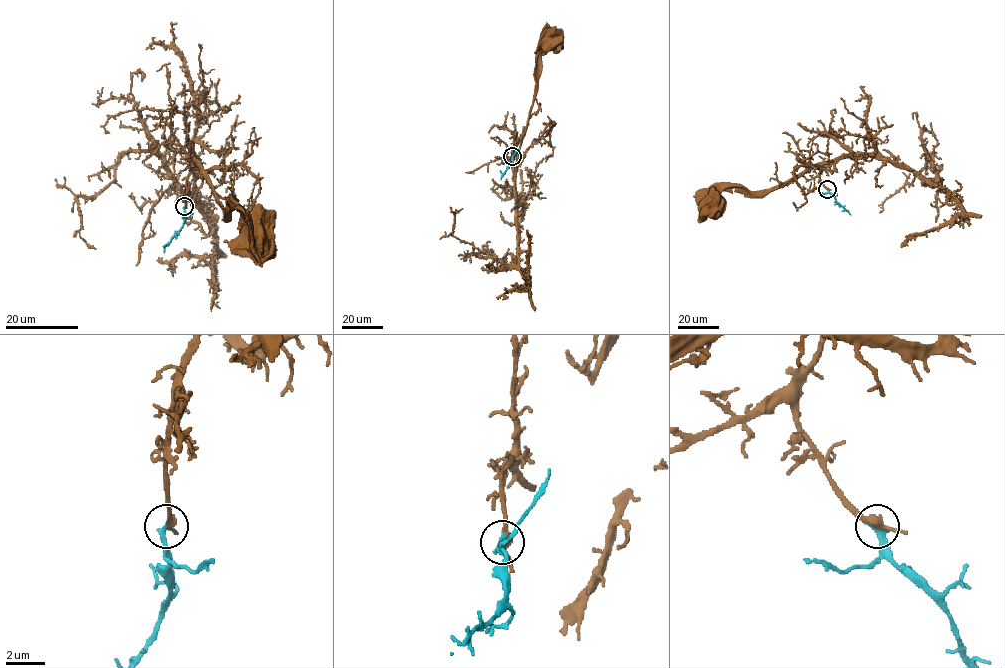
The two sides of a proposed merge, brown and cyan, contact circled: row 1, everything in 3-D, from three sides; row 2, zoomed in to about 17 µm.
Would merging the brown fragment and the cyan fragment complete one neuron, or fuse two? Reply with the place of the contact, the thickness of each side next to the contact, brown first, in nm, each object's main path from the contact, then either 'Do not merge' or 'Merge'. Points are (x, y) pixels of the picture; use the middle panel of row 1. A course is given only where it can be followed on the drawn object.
Place: (512, 156). Thickness 320 nm (brown) against 280 nm. Course of brown: (512, 156), (513, 148), (518, 152), (519, 149), (527, 124), (537, 77), (542, 69), (542, 51), (551, 37). Course of cyan: (512, 156), (500, 180). Merge

